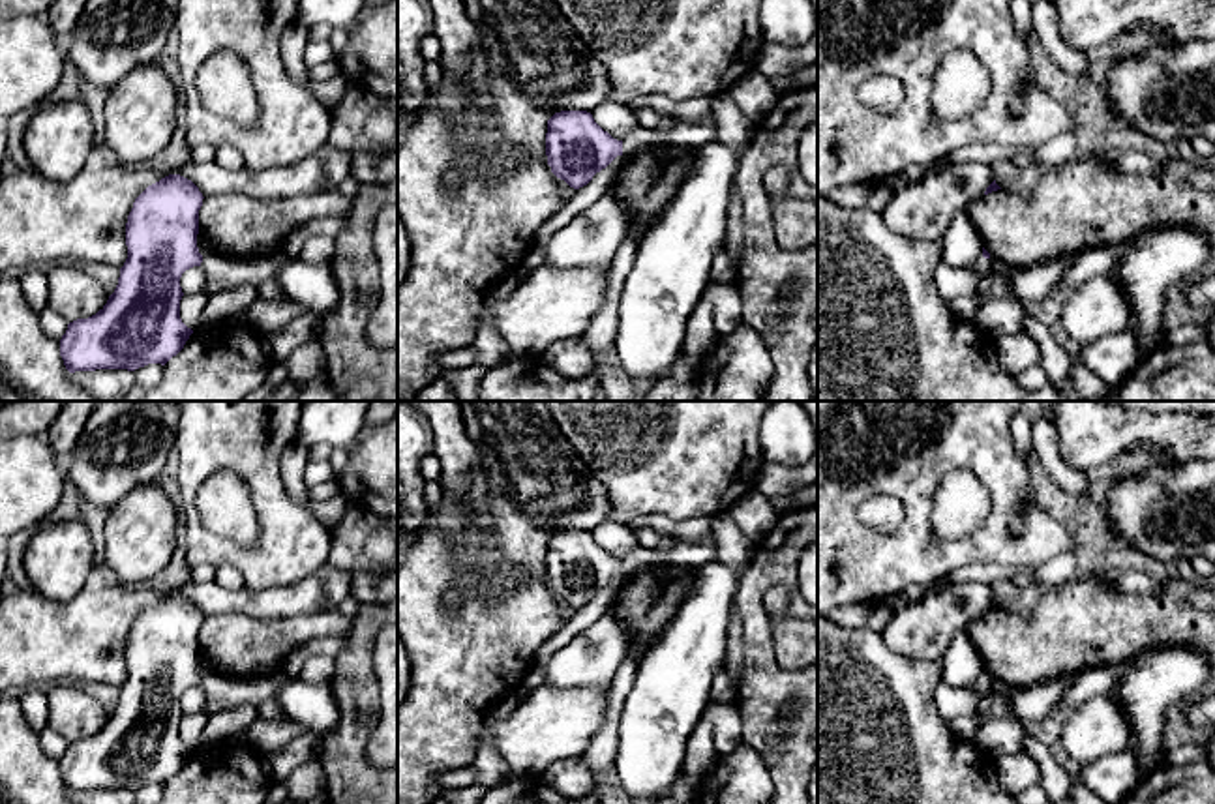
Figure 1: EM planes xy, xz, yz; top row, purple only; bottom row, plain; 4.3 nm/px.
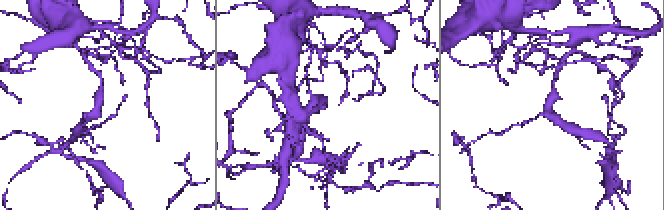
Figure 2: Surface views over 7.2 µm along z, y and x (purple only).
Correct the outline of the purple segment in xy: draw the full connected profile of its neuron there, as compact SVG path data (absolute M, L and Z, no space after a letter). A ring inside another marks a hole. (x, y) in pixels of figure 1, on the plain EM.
M180 594L161 598L135 618L126 643L128 678L114 712L96 735L69 742L60 759L69 793L135 791L176 776L193 753L180 738L180 697L193 686L231 707L278 699L289 678L283 669L251 678L199 673L202 618Z

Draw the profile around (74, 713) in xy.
M54 686L47 697L49 727L68 742L96 735L111 716L82 686Z

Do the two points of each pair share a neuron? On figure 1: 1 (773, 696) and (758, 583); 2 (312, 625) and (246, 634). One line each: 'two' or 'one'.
1: one
2: one

